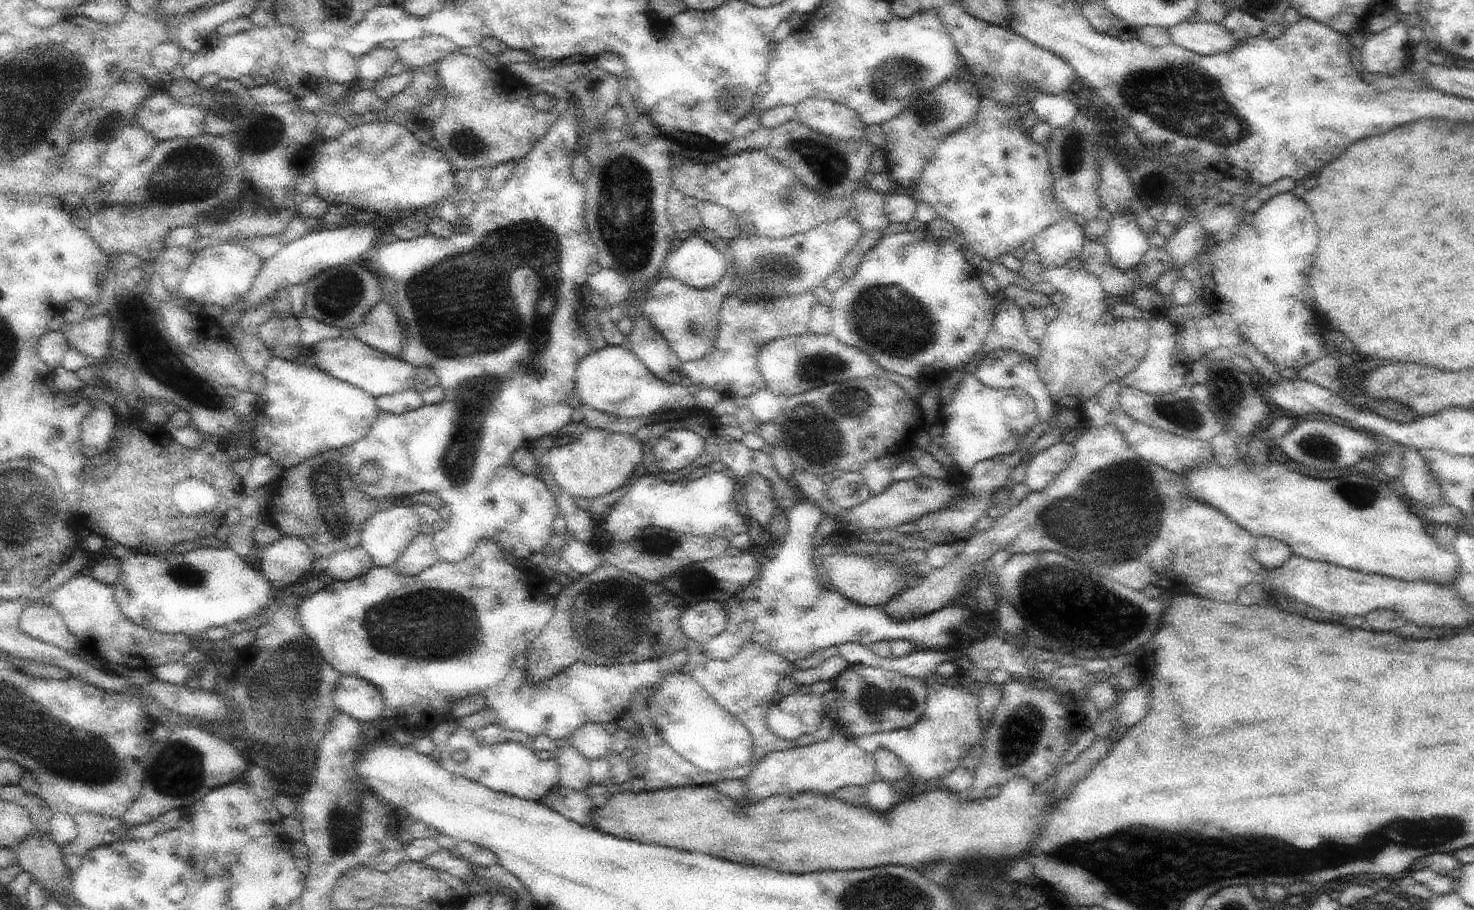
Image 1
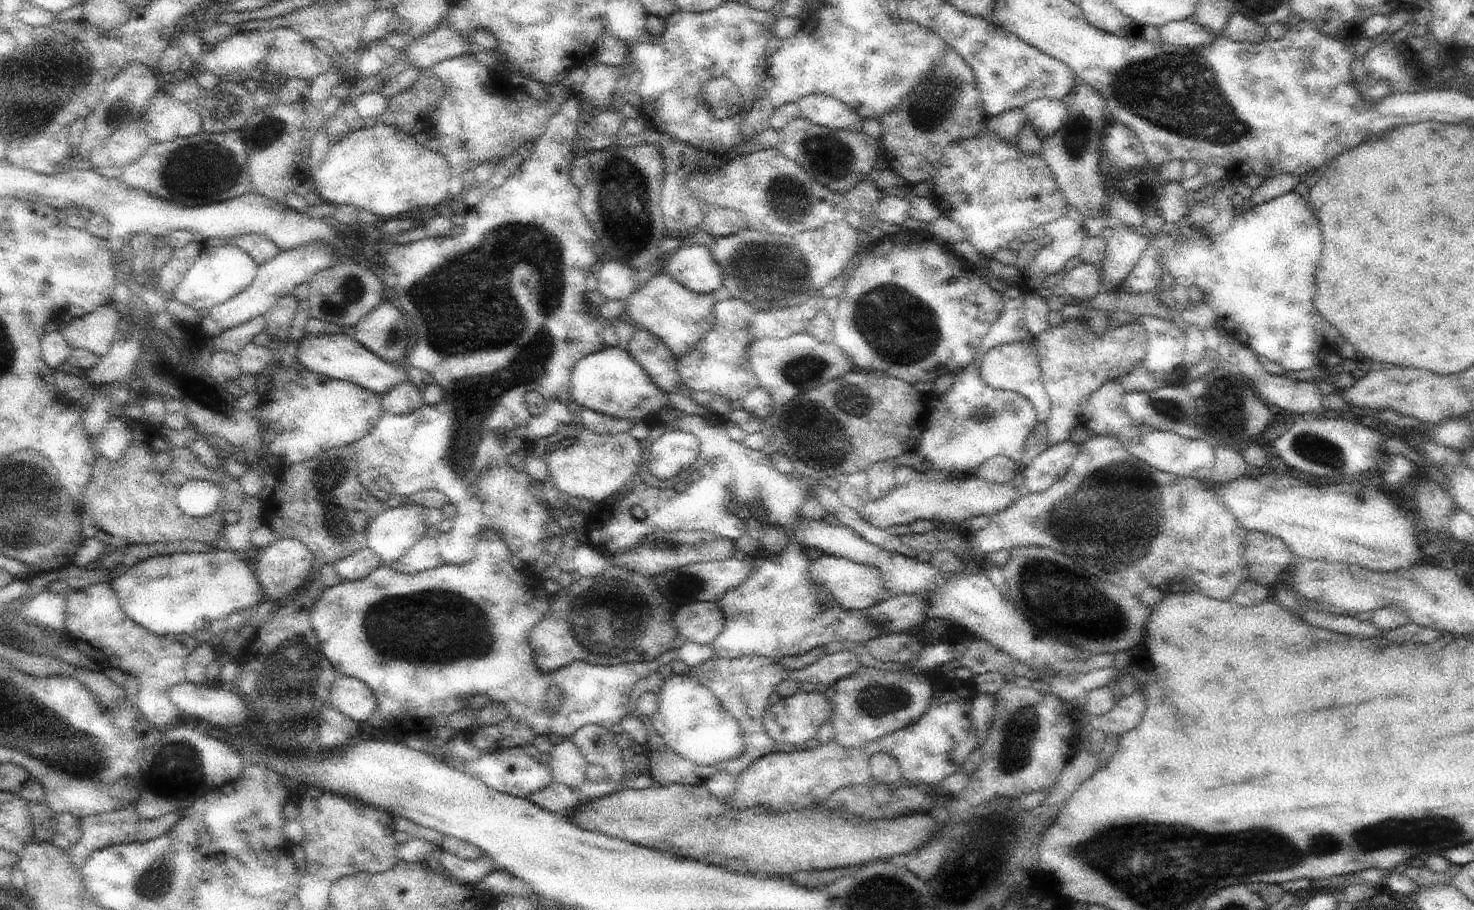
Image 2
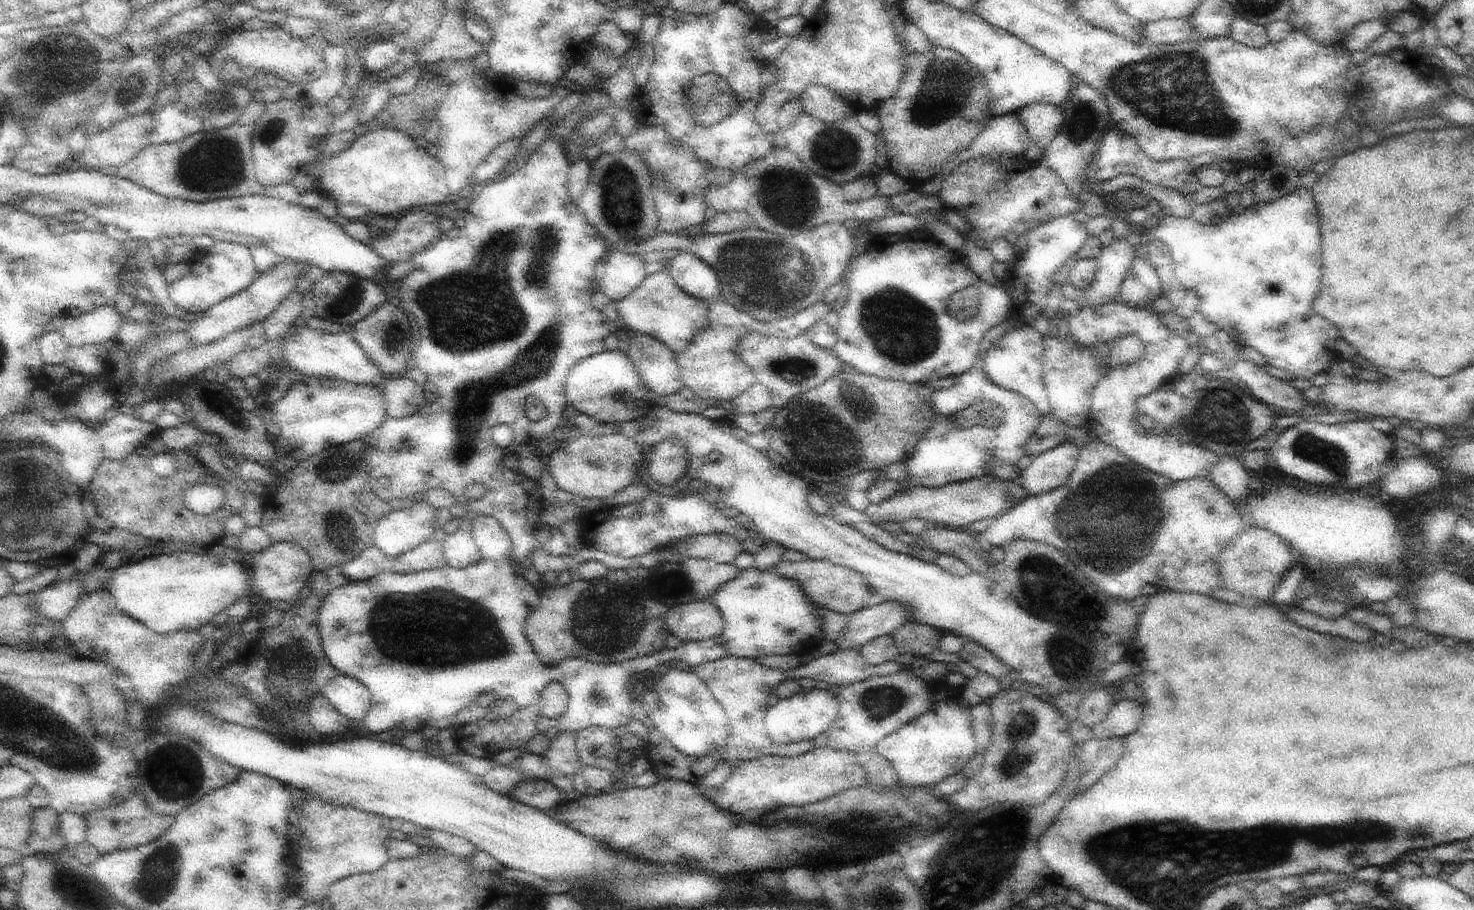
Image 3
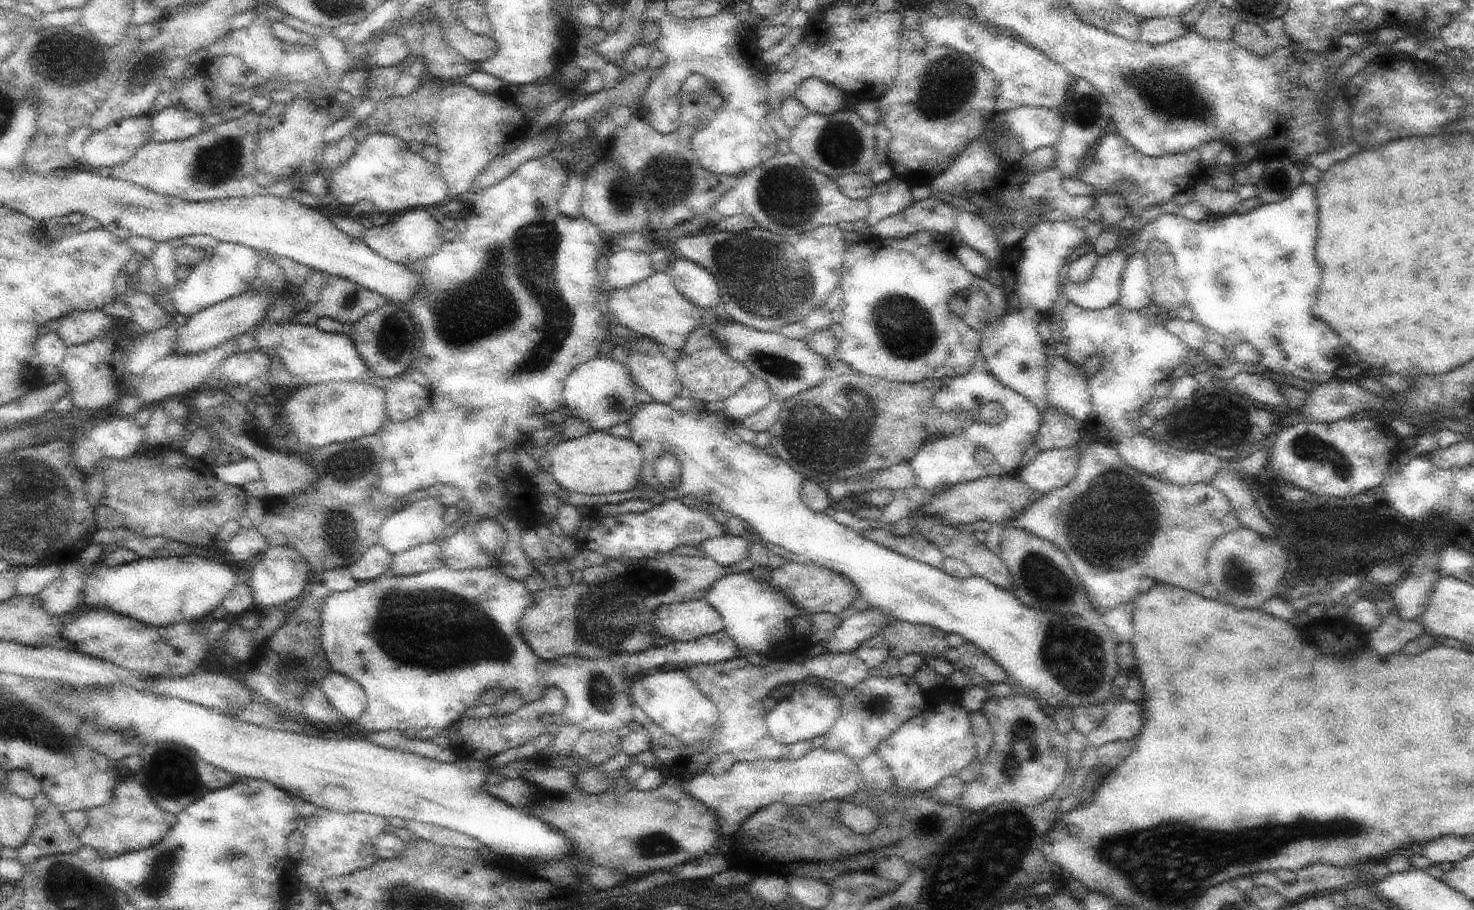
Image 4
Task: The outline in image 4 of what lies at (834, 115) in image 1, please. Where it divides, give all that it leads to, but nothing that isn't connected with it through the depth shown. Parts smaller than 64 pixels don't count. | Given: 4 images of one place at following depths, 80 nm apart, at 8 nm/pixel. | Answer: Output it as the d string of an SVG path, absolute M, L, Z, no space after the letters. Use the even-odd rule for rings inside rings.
M805 78L795 90L794 96L809 113L829 115L846 108L845 92L821 78Z

